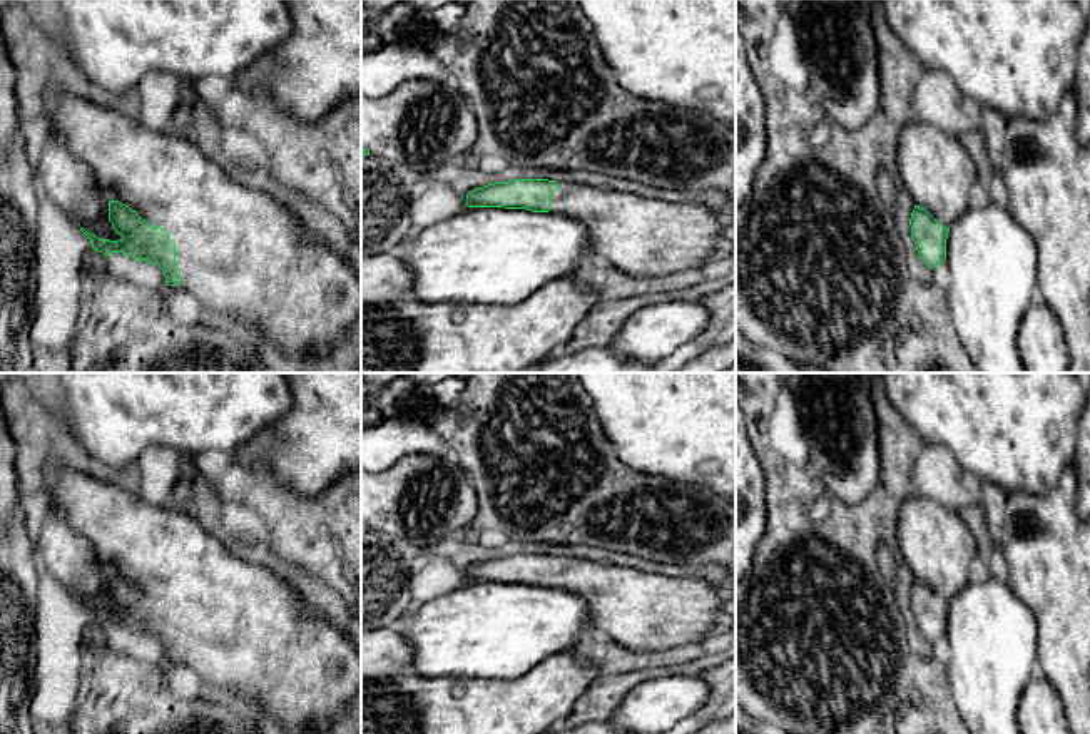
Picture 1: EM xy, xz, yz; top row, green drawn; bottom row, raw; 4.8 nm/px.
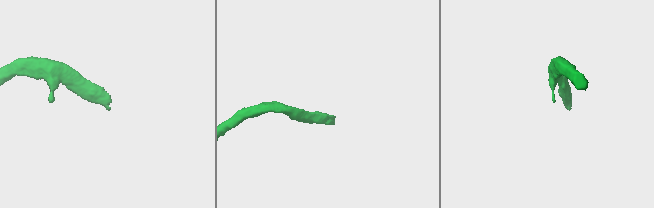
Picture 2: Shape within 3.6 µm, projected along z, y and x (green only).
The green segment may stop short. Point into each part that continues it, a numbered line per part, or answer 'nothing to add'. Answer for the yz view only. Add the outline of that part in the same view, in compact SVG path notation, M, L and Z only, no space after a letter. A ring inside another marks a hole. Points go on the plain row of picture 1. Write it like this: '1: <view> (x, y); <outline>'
1: yz (935, 542); M923 495L898 510L896 542L914 580L950 602L968 582L976 540L958 512Z

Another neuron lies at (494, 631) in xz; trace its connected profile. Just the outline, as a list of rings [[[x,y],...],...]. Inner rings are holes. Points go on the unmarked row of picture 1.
[[[466,582],[451,592],[416,605],[411,615],[400,617],[395,629],[411,645],[410,672],[420,677],[512,680],[550,655],[572,652],[572,645],[587,635],[592,627],[587,602],[578,594],[550,585]]]

